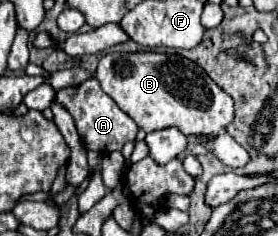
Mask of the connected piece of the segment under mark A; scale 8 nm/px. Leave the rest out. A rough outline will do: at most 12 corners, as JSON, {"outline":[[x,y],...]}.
{"outline":[[95,78],[59,90],[87,150],[133,142],[137,124]]}

